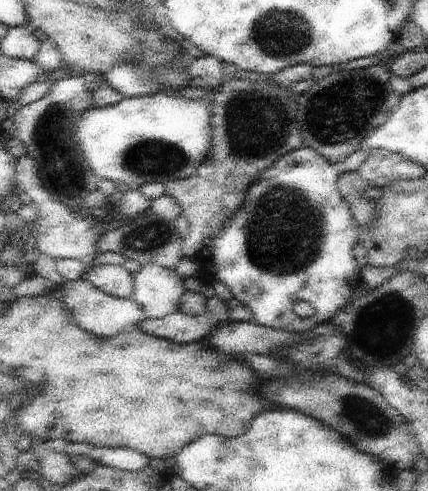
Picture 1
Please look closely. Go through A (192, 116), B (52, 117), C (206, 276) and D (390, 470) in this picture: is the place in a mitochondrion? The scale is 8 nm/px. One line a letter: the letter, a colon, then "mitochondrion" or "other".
A: other
B: mitochondrion
C: other
D: other

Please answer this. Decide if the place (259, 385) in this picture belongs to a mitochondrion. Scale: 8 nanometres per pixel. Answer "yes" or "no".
no

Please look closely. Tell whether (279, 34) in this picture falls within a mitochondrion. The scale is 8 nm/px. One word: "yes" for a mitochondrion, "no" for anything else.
yes

